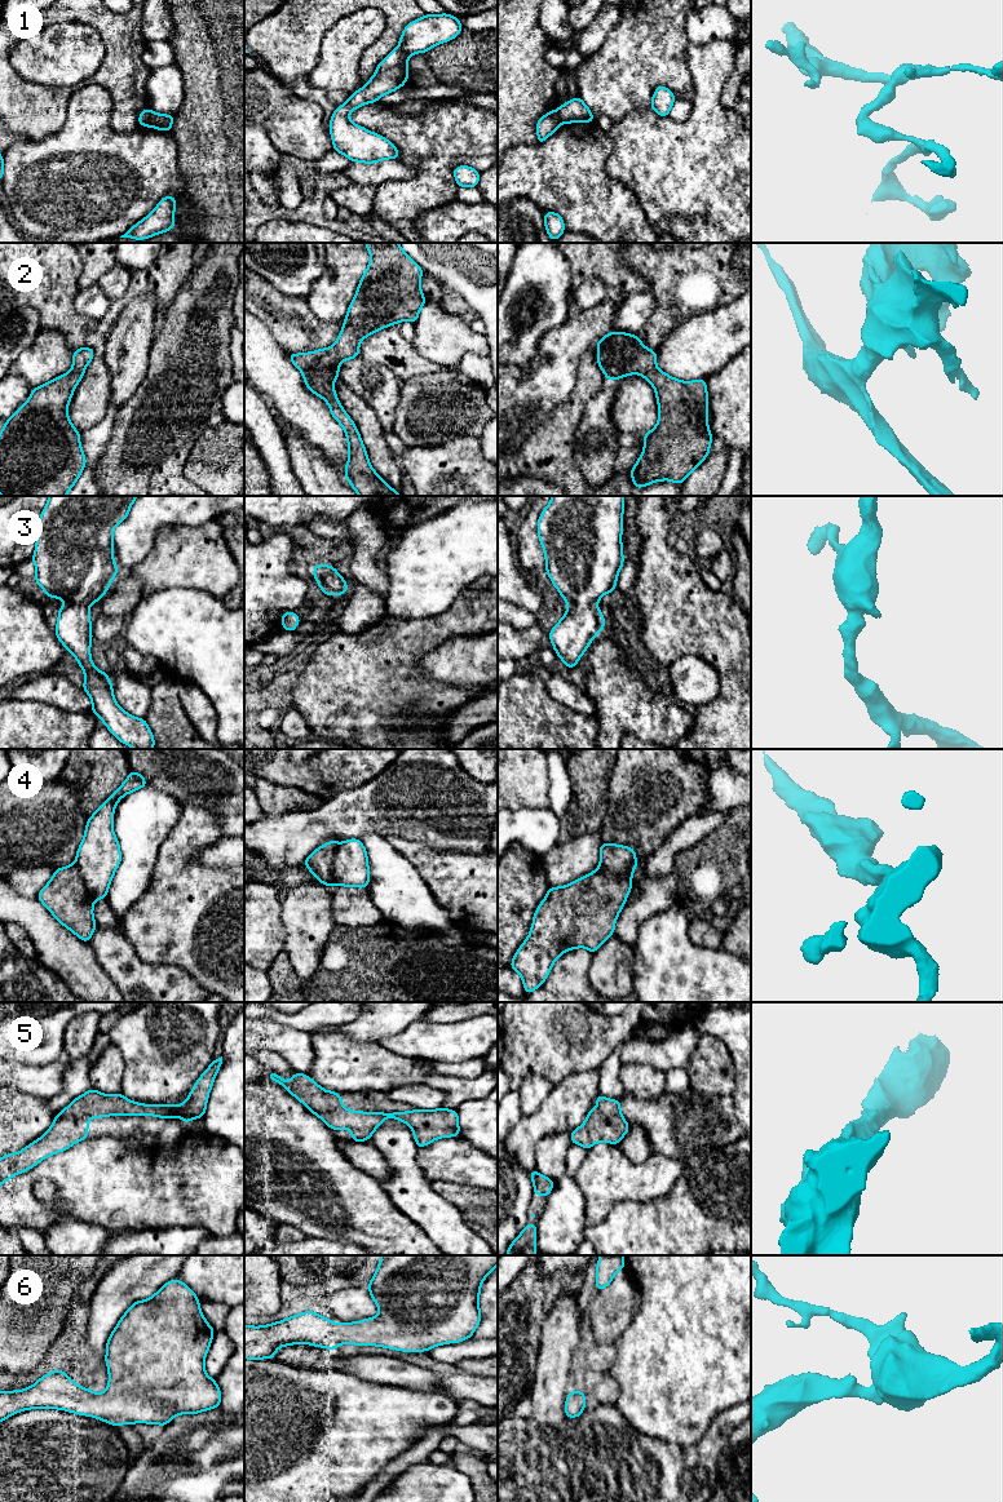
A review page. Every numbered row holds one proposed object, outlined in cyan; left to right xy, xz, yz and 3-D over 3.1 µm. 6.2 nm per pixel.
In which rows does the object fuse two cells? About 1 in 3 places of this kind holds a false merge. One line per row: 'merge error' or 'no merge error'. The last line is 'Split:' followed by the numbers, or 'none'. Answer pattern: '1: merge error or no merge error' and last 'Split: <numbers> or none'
1: merge error
2: no merge error
3: no merge error
4: merge error
5: no merge error
6: no merge error
Split: 1, 4

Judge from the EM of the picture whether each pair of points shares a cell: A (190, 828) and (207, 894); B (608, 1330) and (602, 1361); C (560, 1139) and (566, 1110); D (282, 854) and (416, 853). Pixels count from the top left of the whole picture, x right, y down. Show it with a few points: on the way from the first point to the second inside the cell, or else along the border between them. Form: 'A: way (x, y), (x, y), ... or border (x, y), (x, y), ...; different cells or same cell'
A: way (182, 845), (182, 869), (190, 877); same cell
B: border (596, 1342), (613, 1345); different cells
C: border (569, 1134), (547, 1134), (539, 1141), (535, 1150); different cells
D: border (385, 836), (402, 836), (434, 849); different cells

